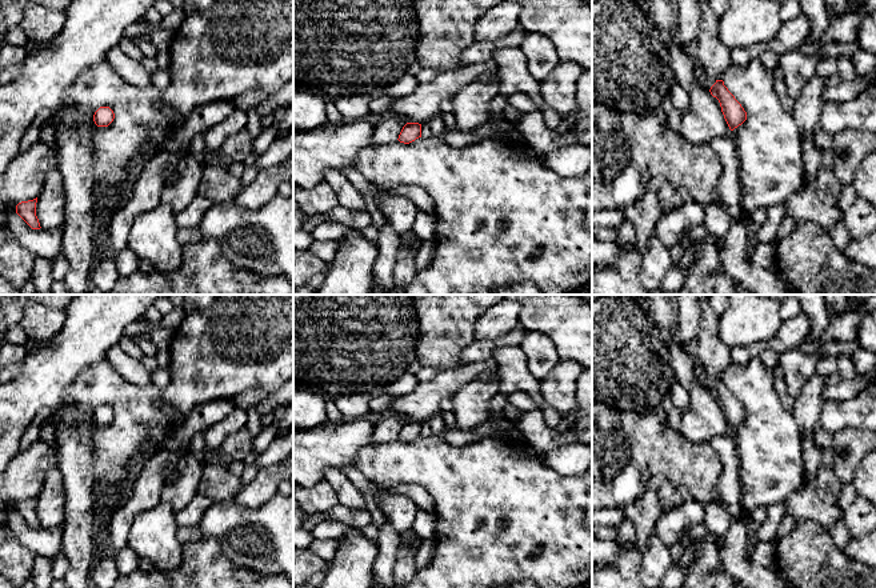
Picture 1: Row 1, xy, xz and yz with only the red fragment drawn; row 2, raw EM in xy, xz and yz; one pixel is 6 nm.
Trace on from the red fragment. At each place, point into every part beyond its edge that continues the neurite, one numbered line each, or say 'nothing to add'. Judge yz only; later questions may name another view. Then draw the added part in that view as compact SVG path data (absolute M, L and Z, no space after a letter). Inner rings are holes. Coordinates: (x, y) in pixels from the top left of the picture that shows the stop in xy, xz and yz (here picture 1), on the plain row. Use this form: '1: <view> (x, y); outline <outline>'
nothing to add

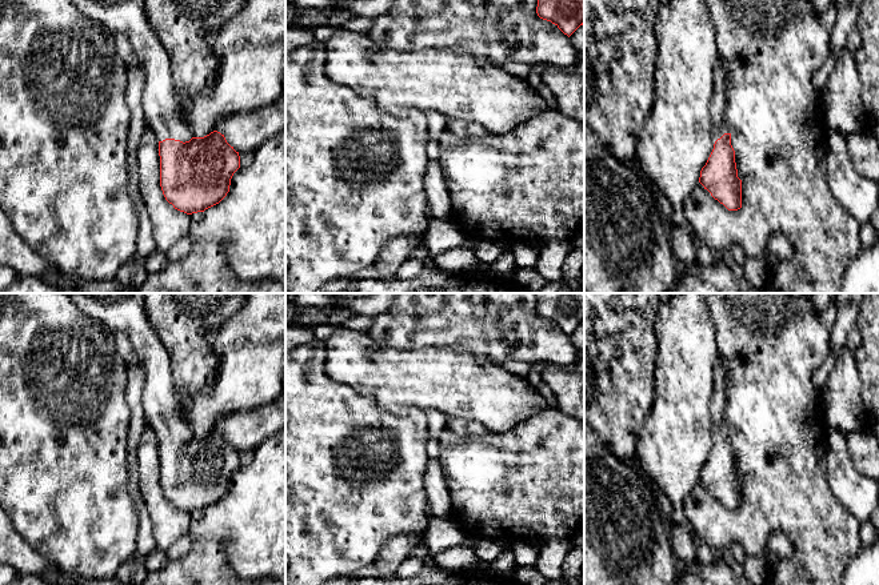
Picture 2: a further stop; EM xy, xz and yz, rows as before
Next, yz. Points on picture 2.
1: yz (720, 373); outline M718 353L712 369L714 394L711 398L711 434L714 441L724 432L731 432L731 428L724 420L728 380L730 366Z

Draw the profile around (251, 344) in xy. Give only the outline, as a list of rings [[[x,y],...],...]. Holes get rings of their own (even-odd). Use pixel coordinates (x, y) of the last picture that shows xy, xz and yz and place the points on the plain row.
[[[248,293],[241,308],[205,334],[220,360],[213,386],[197,396],[183,412],[192,436],[204,436],[216,421],[237,412],[263,408],[284,393],[285,381],[285,293]]]

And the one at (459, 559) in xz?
[[[468,536],[460,545],[435,554],[435,565],[454,573],[464,573],[474,569],[480,560],[475,554],[472,544],[474,537]]]

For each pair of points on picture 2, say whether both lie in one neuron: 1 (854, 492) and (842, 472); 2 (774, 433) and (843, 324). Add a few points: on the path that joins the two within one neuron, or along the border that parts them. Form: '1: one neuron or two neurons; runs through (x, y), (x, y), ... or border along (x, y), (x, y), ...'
1: one neuron; runs through (850, 487), (843, 477)
2: two neurons; border along (828, 333), (830, 347)

